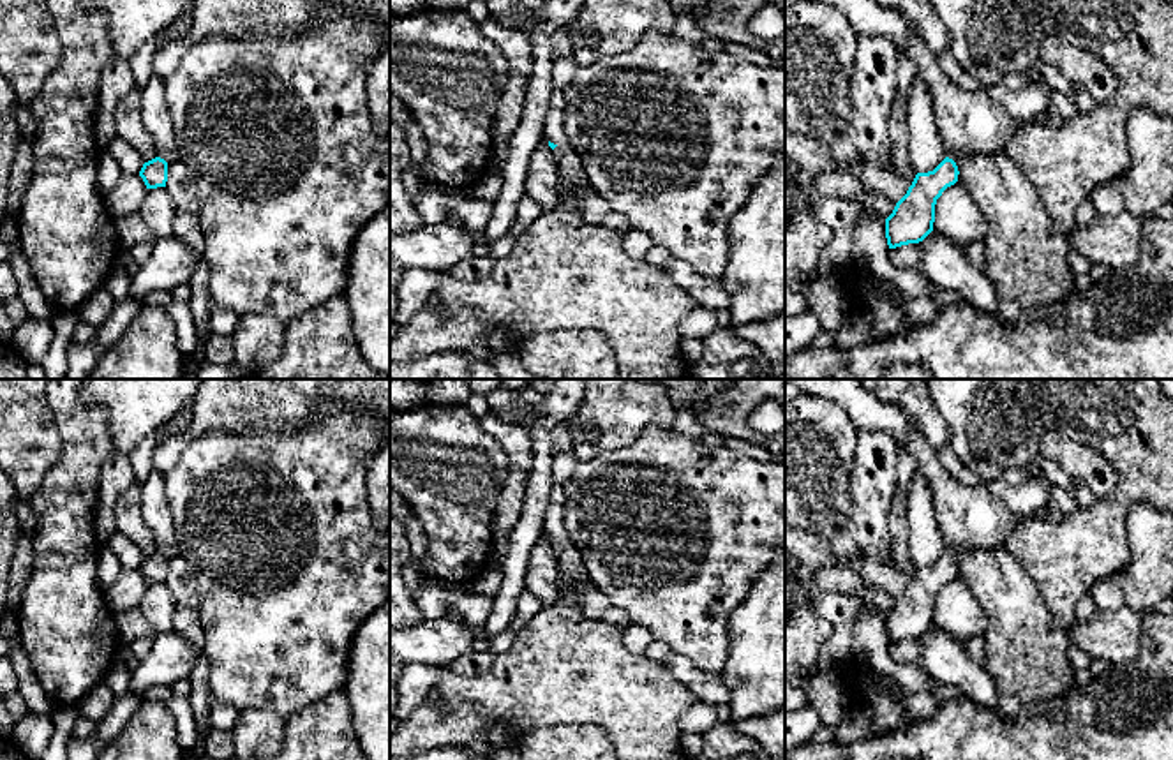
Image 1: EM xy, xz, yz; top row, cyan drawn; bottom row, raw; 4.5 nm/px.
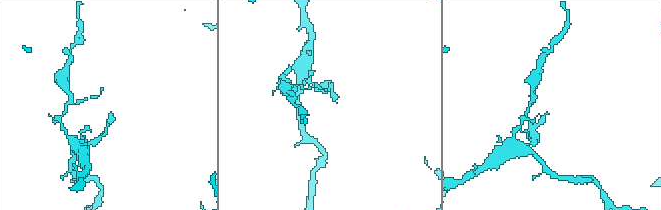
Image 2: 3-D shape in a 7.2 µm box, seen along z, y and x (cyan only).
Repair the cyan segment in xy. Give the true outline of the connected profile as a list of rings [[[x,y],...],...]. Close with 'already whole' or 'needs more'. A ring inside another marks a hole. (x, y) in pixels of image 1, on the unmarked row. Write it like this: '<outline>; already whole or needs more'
[[[155,469],[150,471],[141,488],[141,517],[155,534],[157,552],[143,559],[139,571],[146,584],[166,582],[168,559],[176,555],[176,536],[166,497],[166,476]]]; needs more

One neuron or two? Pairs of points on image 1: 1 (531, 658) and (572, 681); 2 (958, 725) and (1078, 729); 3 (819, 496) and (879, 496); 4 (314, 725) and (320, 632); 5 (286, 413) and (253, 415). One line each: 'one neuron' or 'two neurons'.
1: one neuron
2: one neuron
3: two neurons
4: two neurons
5: one neuron

